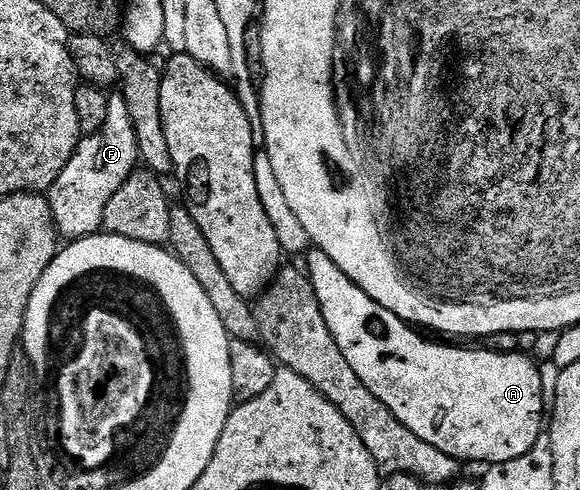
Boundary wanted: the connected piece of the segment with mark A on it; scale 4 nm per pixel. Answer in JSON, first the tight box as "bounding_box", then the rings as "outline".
{"bounding_box":[307,249,547,465],"outline":[[[313,249],[308,252],[307,256],[309,258],[309,280],[313,283],[315,293],[321,302],[321,312],[327,321],[327,327],[331,329],[331,335],[335,337],[343,357],[347,357],[347,365],[351,365],[351,369],[355,369],[359,381],[363,381],[363,385],[367,385],[367,389],[371,389],[371,393],[375,393],[375,397],[379,397],[379,401],[383,401],[383,405],[387,405],[387,409],[391,409],[391,413],[395,413],[395,417],[399,417],[399,421],[403,425],[407,425],[407,429],[411,429],[411,433],[415,433],[415,437],[419,437],[419,441],[427,441],[427,445],[435,445],[435,449],[443,449],[443,453],[447,453],[452,459],[458,461],[470,459],[473,463],[485,463],[484,465],[515,461],[515,457],[523,457],[523,453],[527,453],[527,449],[531,449],[531,445],[535,445],[535,441],[543,433],[543,424],[547,419],[547,387],[541,384],[541,371],[532,363],[533,359],[528,354],[514,353],[512,350],[468,351],[465,347],[448,347],[445,343],[432,343],[431,340],[424,339],[420,335],[420,333],[422,334],[420,330],[414,329],[398,315],[383,309],[383,305],[379,305],[371,297],[367,297],[367,293],[363,293],[363,289],[359,289],[359,285],[351,282],[347,273],[343,273],[343,269],[339,269],[339,265],[335,265],[335,261],[331,261],[331,257],[327,257],[327,253]]]}

